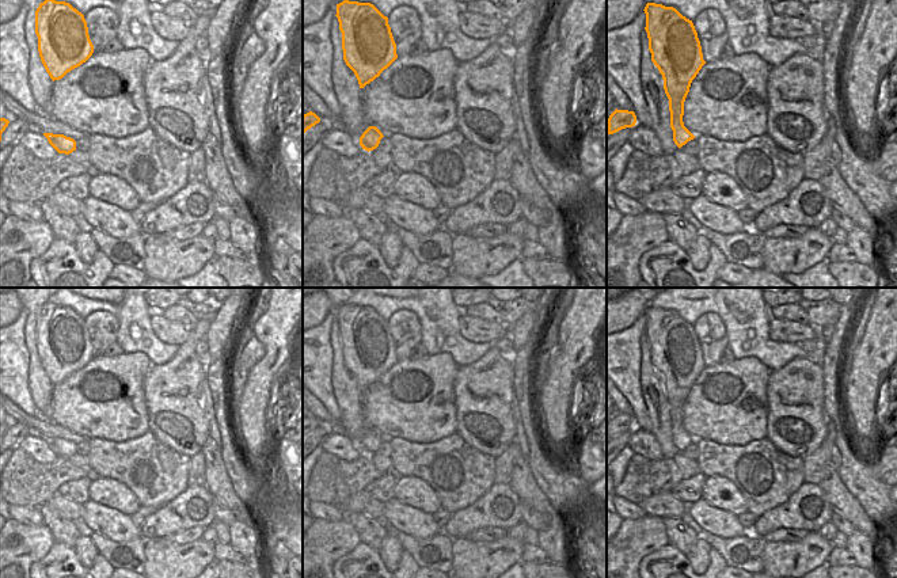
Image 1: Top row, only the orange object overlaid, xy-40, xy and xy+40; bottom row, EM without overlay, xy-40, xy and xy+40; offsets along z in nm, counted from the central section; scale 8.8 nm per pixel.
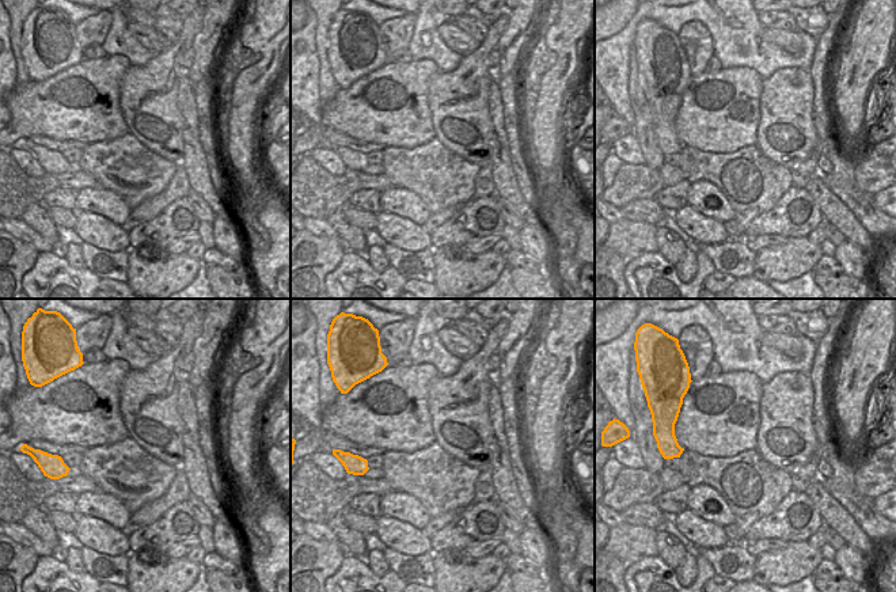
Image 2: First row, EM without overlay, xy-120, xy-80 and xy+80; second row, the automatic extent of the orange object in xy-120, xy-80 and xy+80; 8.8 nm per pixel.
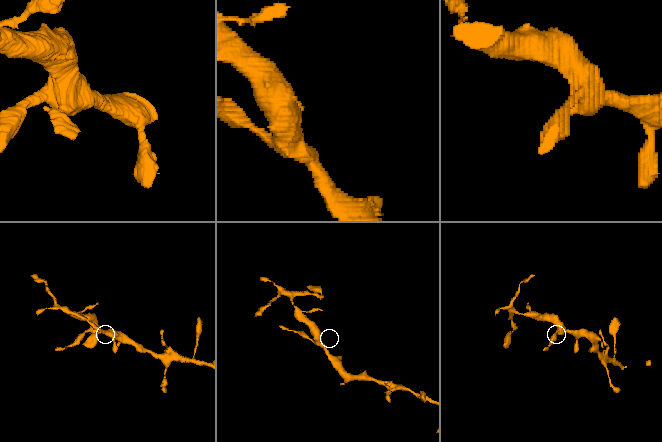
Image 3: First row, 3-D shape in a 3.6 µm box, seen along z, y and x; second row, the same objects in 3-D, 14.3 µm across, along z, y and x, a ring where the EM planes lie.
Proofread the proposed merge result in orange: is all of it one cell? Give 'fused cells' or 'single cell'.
single cell

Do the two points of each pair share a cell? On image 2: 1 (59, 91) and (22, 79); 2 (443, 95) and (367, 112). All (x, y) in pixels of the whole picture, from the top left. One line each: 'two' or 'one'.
1: two
2: two

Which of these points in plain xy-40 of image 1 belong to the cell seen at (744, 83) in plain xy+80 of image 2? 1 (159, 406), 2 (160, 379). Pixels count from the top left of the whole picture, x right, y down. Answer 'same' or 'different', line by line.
1: different
2: different

